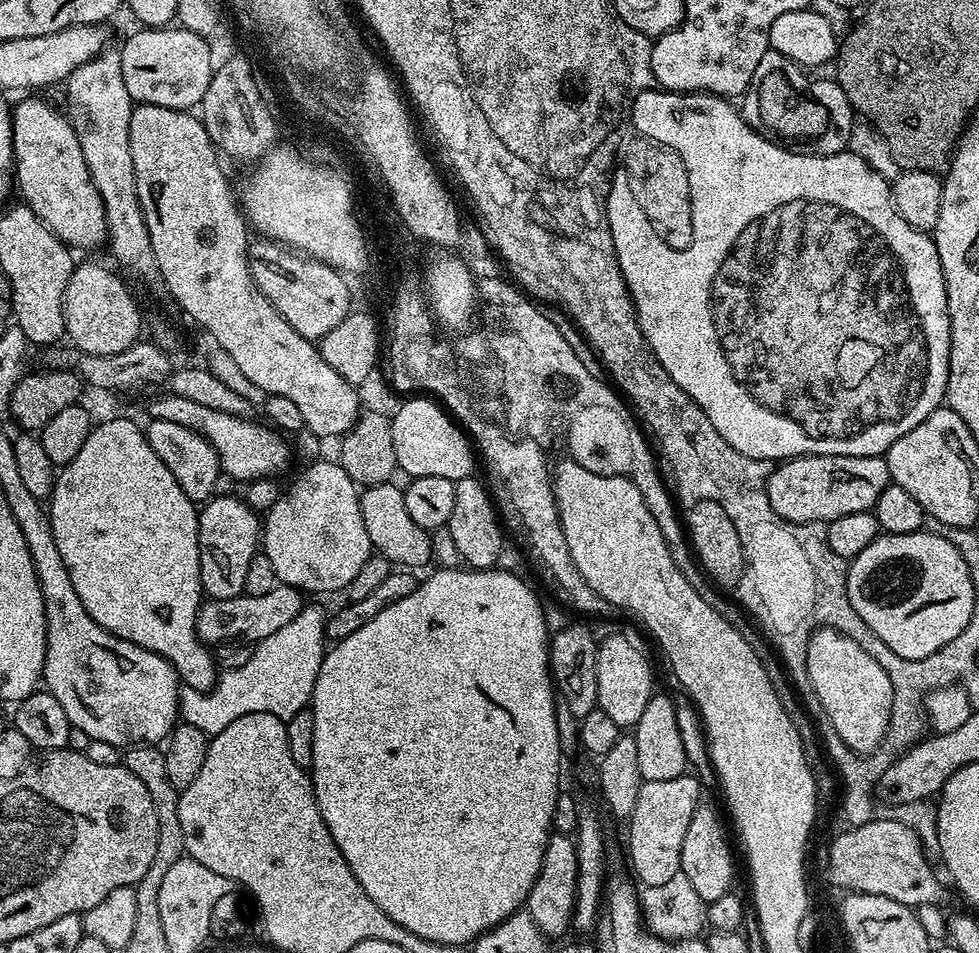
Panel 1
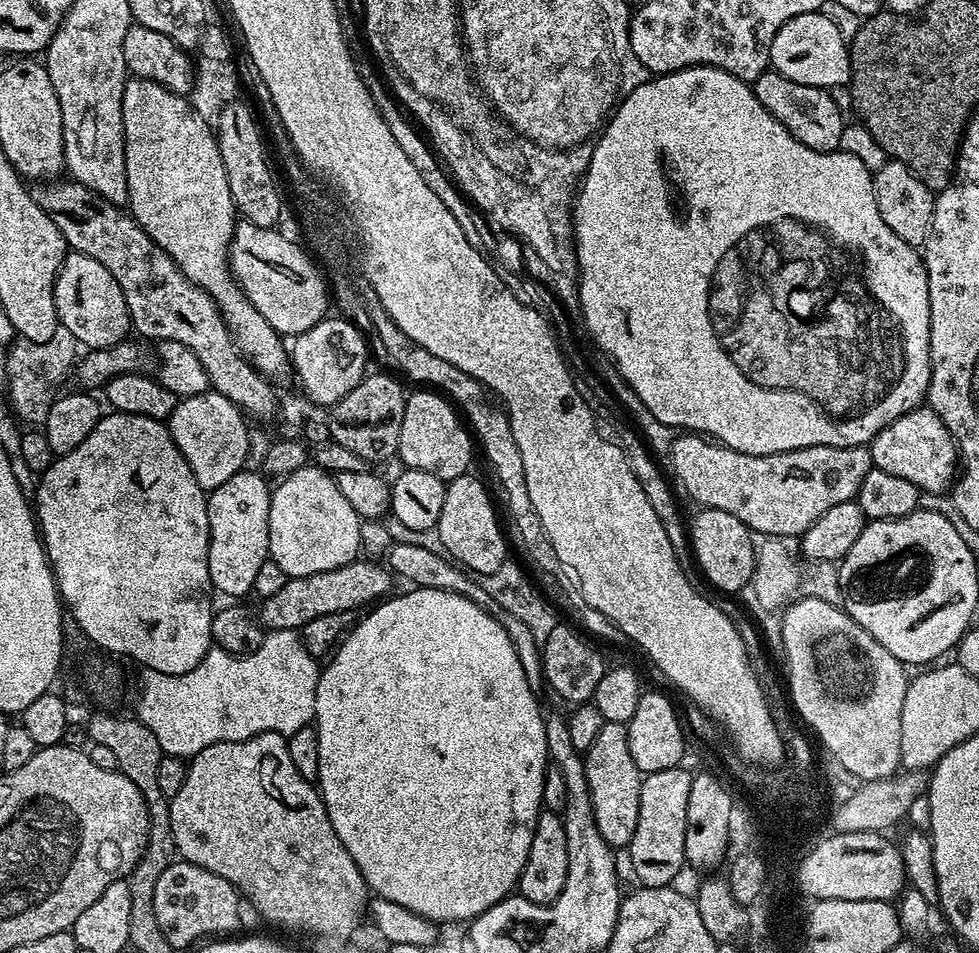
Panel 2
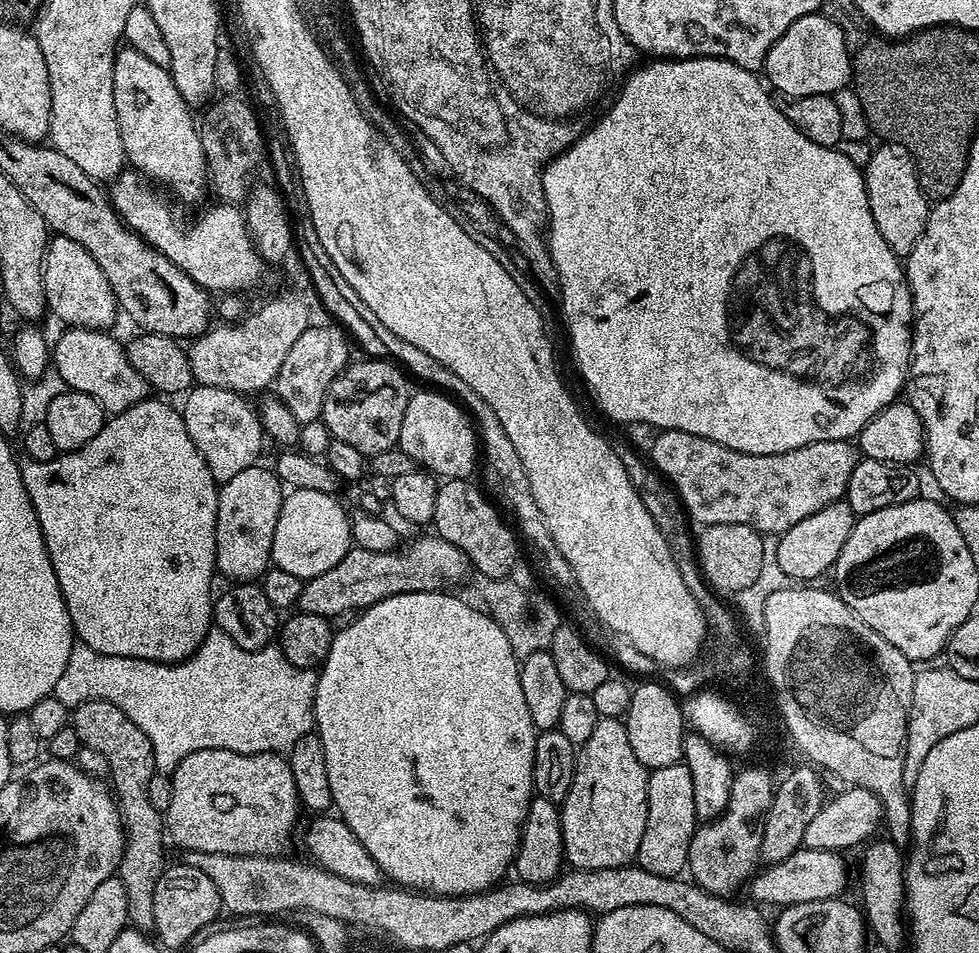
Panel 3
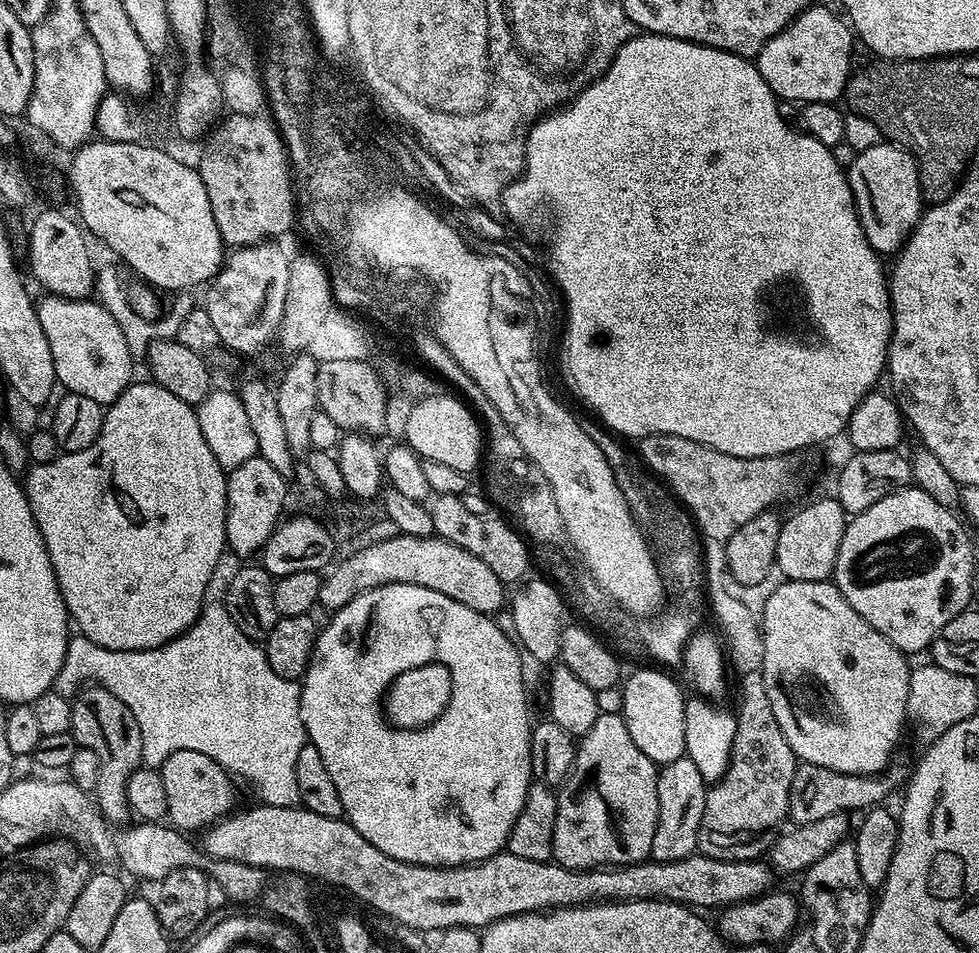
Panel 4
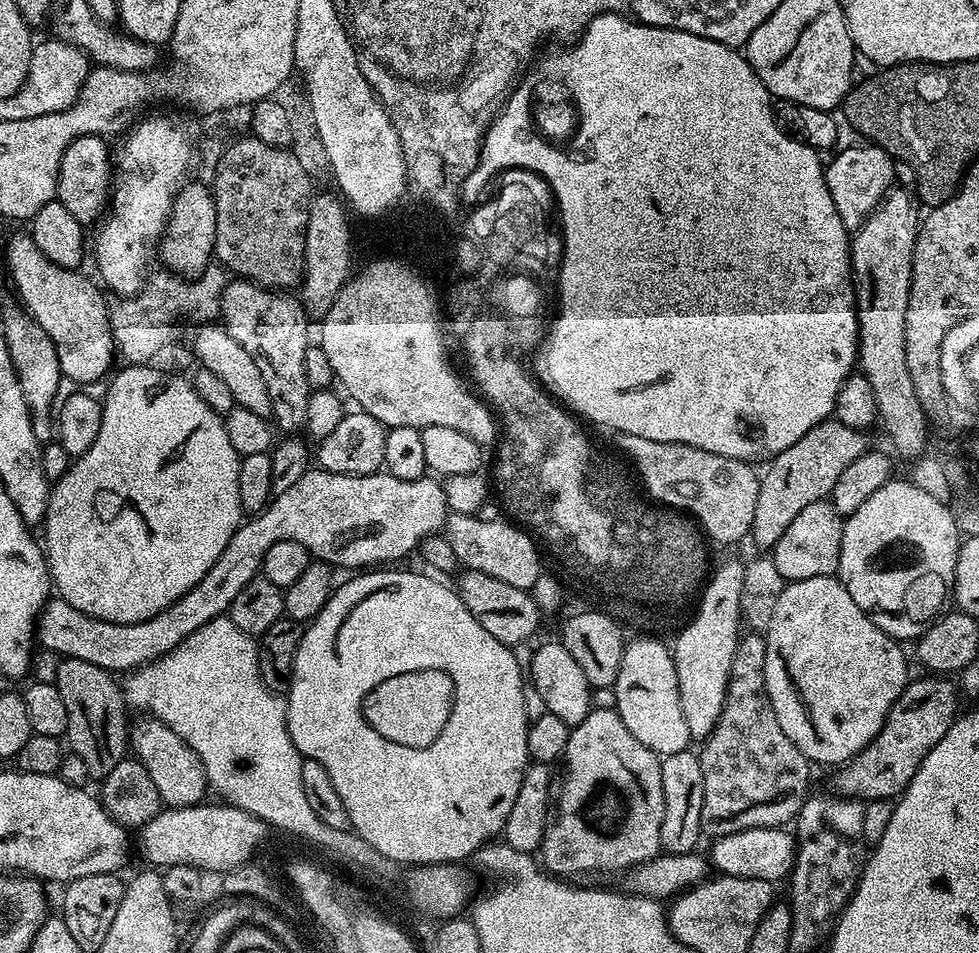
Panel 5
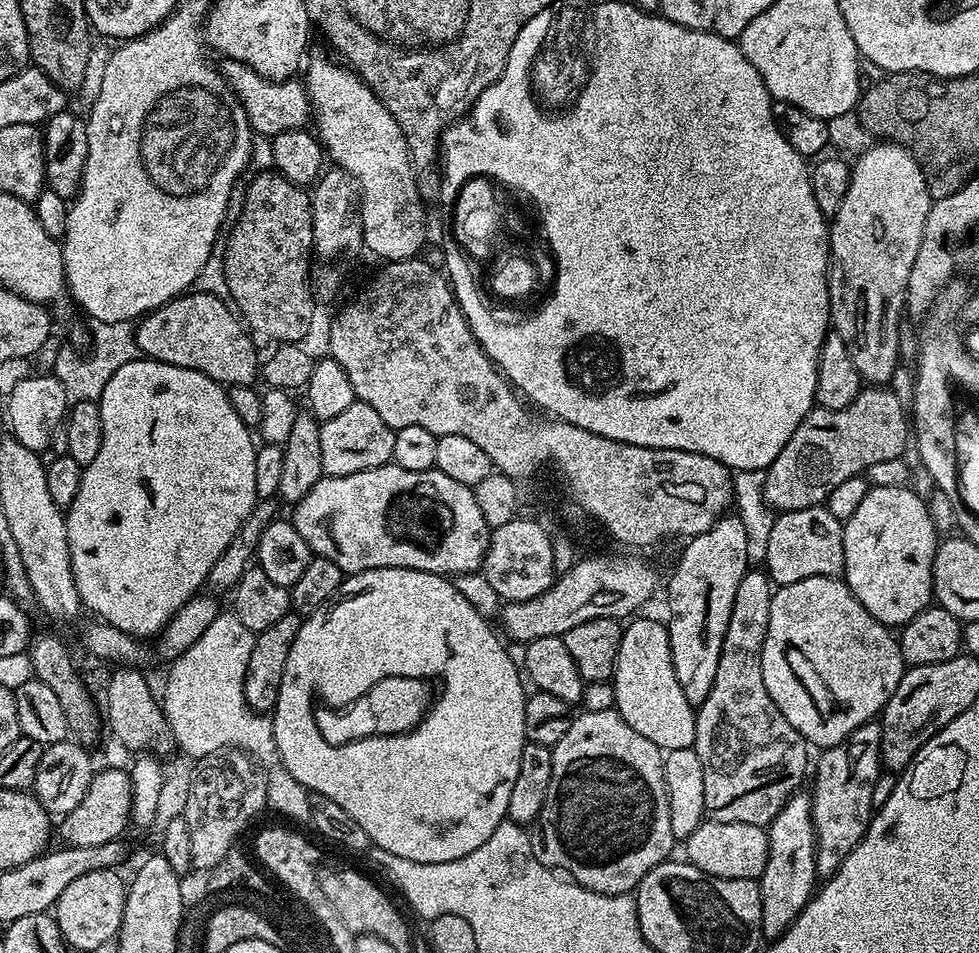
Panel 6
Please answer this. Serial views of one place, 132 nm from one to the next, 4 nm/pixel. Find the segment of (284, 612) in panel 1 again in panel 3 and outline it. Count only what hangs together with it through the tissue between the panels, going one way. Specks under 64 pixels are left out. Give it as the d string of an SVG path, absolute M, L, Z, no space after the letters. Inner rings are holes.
M420 534L407 546L409 548L400 546L395 551L384 553L352 546L332 569L312 579L305 579L299 611L329 618L347 617L398 594L451 589L451 584L462 583L470 573L466 554L440 536Z

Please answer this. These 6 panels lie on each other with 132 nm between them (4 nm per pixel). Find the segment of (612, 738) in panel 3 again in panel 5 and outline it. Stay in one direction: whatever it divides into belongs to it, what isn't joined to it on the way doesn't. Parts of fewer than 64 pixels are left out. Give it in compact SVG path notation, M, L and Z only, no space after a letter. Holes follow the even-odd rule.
M593 708L581 724L572 728L562 757L564 777L559 777L554 807L550 812L548 829L540 843L539 855L549 873L560 878L576 878L579 872L623 873L636 864L661 855L662 818L664 795L662 794L661 757L651 752L630 730L615 710Z

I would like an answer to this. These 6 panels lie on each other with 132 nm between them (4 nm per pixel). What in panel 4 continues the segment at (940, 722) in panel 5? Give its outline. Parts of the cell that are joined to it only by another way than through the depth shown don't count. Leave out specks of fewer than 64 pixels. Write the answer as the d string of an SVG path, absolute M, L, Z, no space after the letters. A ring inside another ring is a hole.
M801 763L794 770L794 782L790 782L790 800L788 802L787 819L793 825L818 822L818 818L826 818L835 812L859 813L883 805L884 799L903 785L906 772L895 766L889 766L874 776L851 776L830 770L826 766L814 766ZM849 808L849 809L848 809ZM860 808L860 809L859 809ZM852 811L852 812L851 812Z

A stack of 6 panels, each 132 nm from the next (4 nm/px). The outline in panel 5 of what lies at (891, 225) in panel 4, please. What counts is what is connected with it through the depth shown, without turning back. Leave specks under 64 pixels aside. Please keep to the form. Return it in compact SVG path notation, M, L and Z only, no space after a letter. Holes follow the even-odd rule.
M860 142L857 148L842 148L835 153L837 156L832 161L827 161L824 177L830 198L834 198L838 218L842 218L849 233L854 234L864 225L869 214L879 208L885 196L893 191L897 165L890 153L871 142Z

